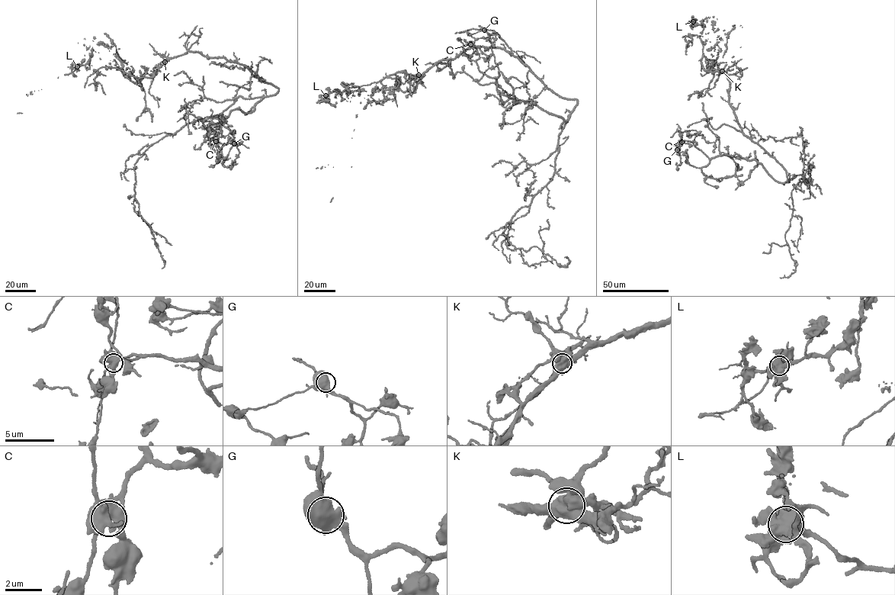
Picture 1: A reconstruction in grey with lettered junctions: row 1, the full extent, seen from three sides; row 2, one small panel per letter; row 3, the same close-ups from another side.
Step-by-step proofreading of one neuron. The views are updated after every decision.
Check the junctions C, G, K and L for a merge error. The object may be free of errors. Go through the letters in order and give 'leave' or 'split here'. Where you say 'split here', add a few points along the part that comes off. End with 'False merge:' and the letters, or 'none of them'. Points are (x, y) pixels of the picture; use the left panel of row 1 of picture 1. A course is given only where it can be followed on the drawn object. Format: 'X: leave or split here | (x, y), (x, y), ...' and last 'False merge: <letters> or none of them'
C: leave
G: leave
K: split here | (165, 61), (139, 79), (123, 65), (90, 69), (91, 56), (30, 94), (17, 113)
L: leave
False merge: K

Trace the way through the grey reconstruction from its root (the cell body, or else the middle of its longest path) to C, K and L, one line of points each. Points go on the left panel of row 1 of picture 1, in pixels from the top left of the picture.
C: (258, 77), (278, 91), (250, 113), (230, 111), (216, 129), (216, 144), (208, 143), (218, 132), (216, 141)
K: (258, 77), (244, 65), (224, 57), (206, 57), (197, 52), (186, 52), (165, 61)
L: (258, 77), (197, 52), (164, 61), (149, 77), (111, 67), (97, 72), (90, 69), (91, 56), (77, 66)

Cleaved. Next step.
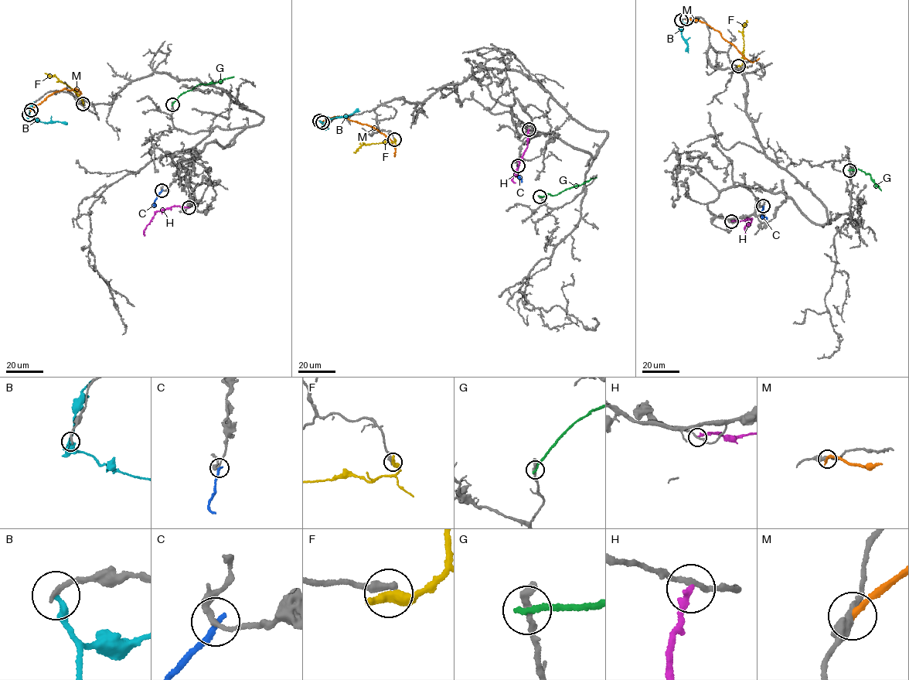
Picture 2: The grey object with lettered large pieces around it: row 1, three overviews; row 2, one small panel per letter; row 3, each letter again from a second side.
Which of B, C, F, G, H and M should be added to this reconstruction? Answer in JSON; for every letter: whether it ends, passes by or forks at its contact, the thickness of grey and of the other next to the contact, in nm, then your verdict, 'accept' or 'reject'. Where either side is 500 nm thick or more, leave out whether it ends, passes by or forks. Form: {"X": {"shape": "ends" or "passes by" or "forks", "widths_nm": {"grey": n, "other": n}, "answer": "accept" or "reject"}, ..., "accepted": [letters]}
{"B": {"shape": "ends", "widths_nm": {"grey": 200, "other": 280}, "answer": "reject"}, "C": {"shape": "ends", "widths_nm": {"grey": 200, "other": 280}, "answer": "reject"}, "F": {"widths_nm": {"grey": 340, "other": 550}, "answer": "reject"}, "G": {"shape": "ends", "widths_nm": {"grey": 260, "other": 240}, "answer": "reject"}, "H": {"shape": "ends", "widths_nm": {"grey": 180, "other": 240}, "answer": "reject"}, "M": {"shape": "ends", "widths_nm": {"grey": 320, "other": 320}, "answer": "reject"}, "accepted": []}

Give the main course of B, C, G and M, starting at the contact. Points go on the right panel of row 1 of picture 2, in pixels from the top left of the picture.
B: (681, 20), (683, 24), (681, 34), (688, 45), (688, 52)
C: (763, 206), (760, 214), (767, 219)
G: (849, 170), (859, 169), (869, 174), (881, 190)
M: (686, 19), (699, 20), (719, 32), (723, 39), (753, 62), (759, 58)

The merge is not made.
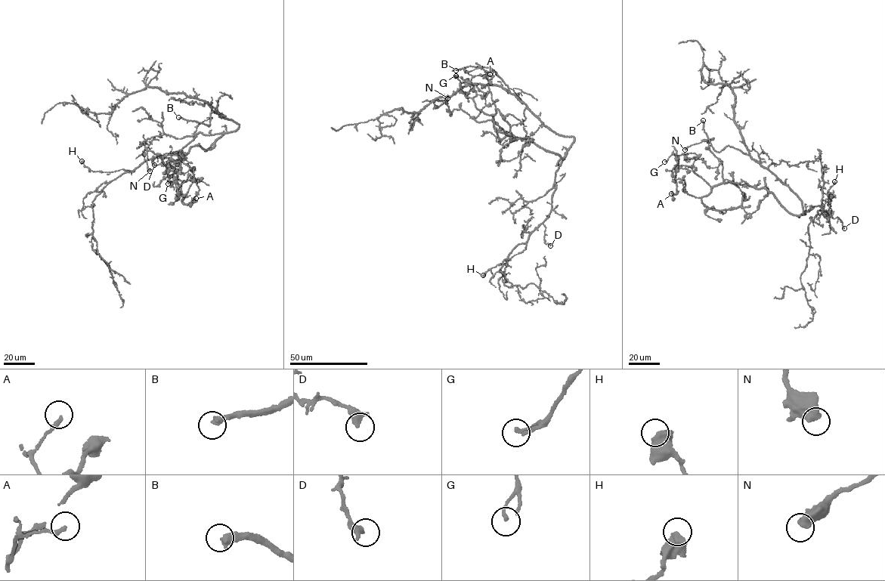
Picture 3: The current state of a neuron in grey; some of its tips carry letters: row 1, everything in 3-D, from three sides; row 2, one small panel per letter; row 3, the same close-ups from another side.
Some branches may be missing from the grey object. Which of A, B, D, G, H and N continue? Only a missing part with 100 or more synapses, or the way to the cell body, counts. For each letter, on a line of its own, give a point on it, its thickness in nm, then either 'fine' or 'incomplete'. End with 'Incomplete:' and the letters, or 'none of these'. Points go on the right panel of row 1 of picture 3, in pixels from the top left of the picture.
A: place (671, 193); calibre 200 nm; fine
B: place (703, 120); calibre 360 nm; incomplete
D: place (844, 228); calibre 400 nm; fine
G: place (664, 162); calibre 180 nm; fine
H: place (834, 181); calibre 600 nm; fine
N: place (685, 149); calibre 650 nm; fine
Incomplete: B

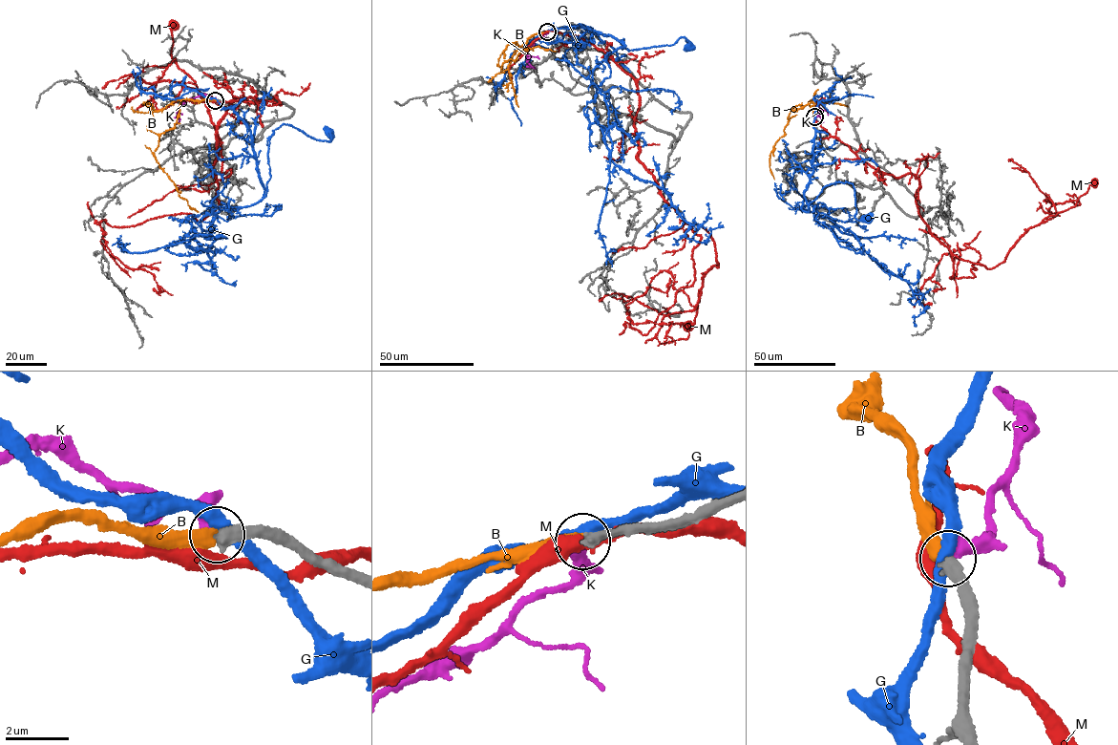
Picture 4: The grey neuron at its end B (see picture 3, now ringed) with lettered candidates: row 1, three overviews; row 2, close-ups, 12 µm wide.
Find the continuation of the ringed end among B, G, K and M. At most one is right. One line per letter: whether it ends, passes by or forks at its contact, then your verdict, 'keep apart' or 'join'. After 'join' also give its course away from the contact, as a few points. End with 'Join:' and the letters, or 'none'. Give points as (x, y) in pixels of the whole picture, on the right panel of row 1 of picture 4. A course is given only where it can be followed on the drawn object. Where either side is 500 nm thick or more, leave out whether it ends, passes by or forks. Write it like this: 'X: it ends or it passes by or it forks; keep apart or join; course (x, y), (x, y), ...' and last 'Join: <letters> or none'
B: it ends; join; course (815, 117), (811, 109), (812, 102), (791, 110), (785, 133), (770, 154), (769, 166), (774, 179)
G: it passes by; keep apart
K: it ends; keep apart
M: it passes by; keep apart
Join: B

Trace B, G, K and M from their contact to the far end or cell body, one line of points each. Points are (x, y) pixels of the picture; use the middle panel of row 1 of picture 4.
B: (547, 31), (532, 34), (522, 45), (507, 45), (504, 60), (514, 60), (523, 50), (537, 46), (556, 52)
G: (548, 31), (587, 27), (624, 47), (622, 38), (619, 41), (630, 51), (670, 45), (684, 37), (689, 46)
K: (547, 31), (528, 51), (527, 62), (534, 68), (530, 63)
M: (547, 31), (580, 35), (631, 76), (637, 157), (664, 200), (709, 235), (718, 266), (702, 277), (688, 327)

